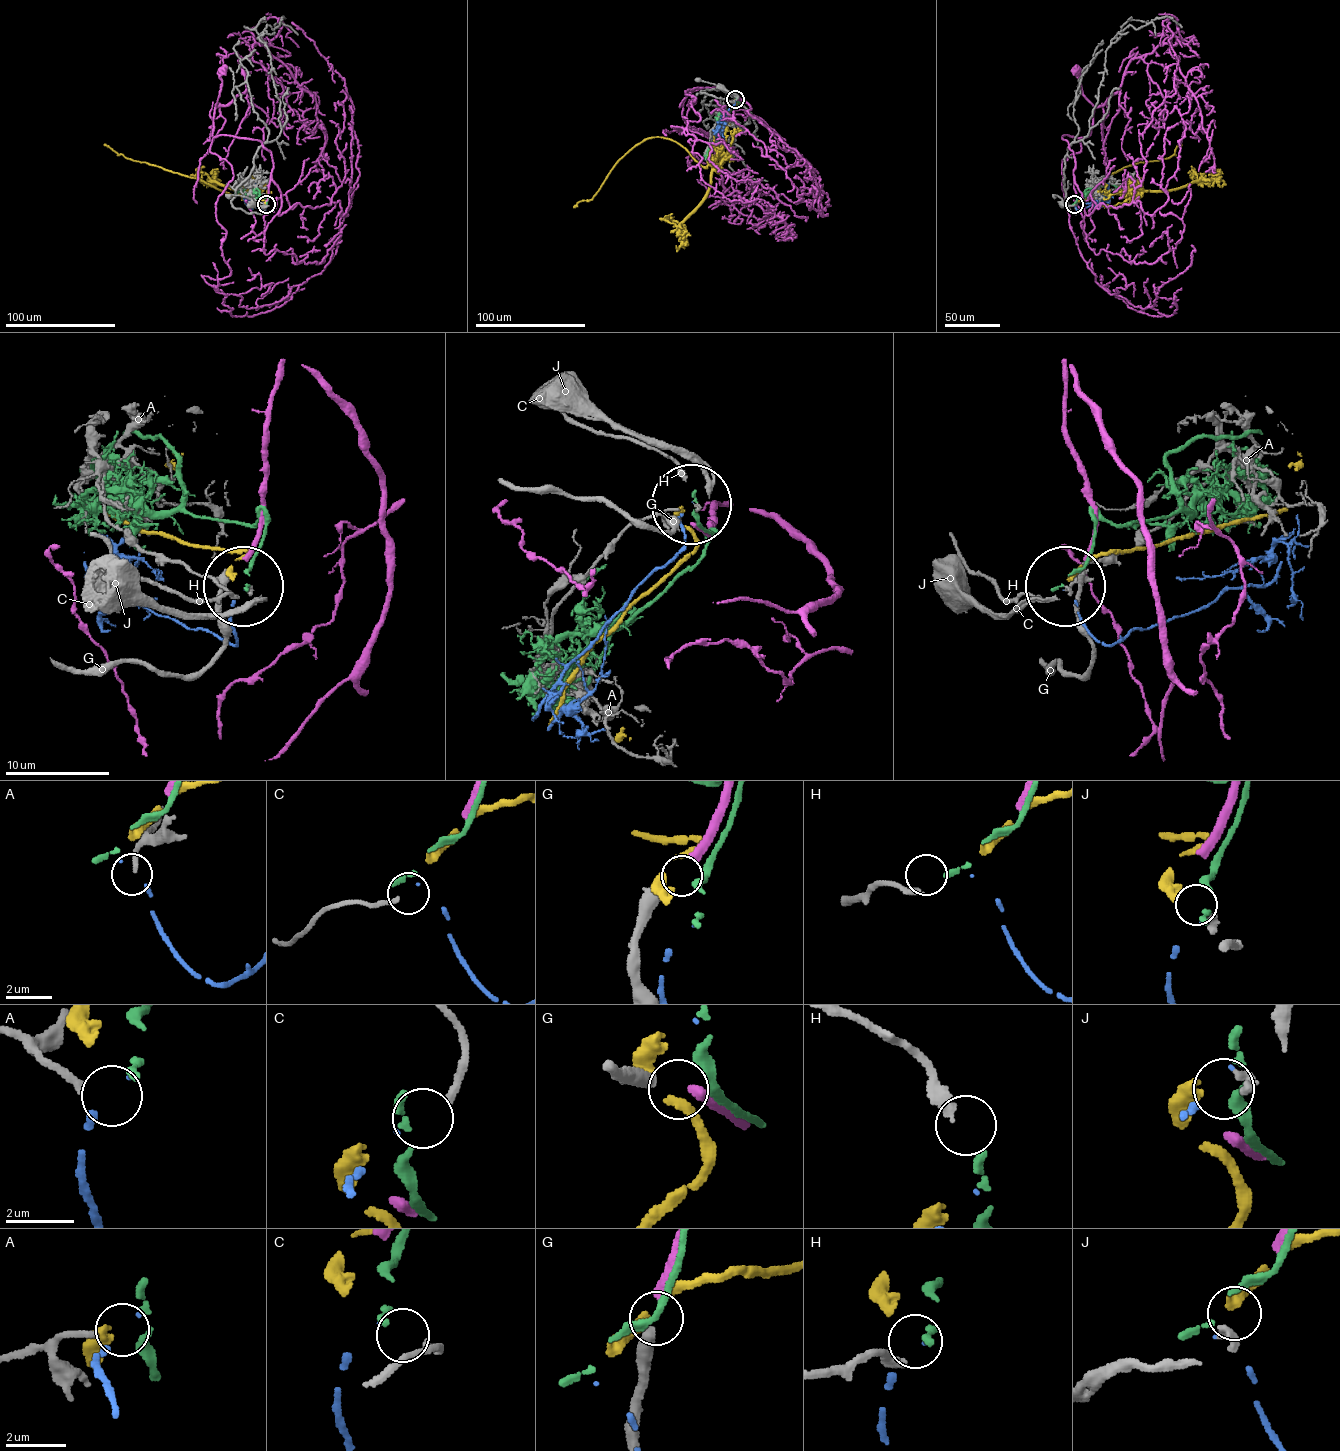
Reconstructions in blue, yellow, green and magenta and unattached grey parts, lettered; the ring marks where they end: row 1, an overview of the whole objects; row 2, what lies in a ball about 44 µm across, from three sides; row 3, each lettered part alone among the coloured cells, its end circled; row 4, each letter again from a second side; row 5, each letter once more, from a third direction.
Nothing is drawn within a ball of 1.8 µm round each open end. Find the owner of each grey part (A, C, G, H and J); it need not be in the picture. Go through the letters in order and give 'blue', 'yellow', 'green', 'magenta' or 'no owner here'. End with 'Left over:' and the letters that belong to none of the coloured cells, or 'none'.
A: no owner here
C: blue
G: magenta
H: green
J: yellow
Left over: A

